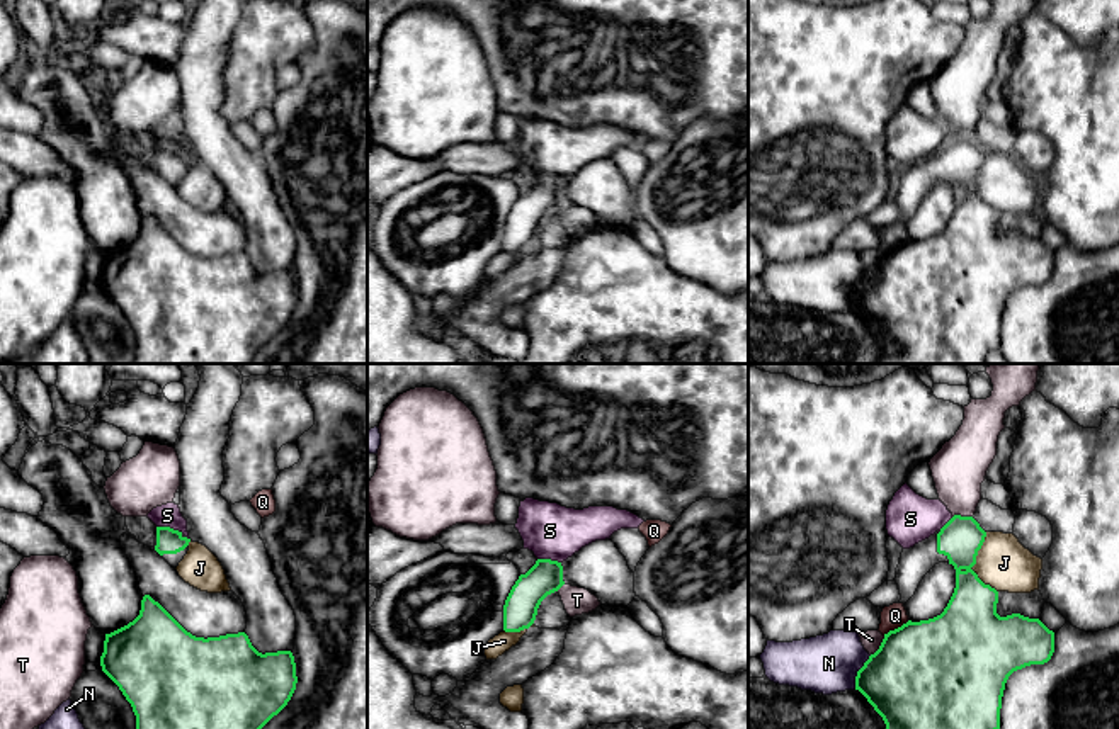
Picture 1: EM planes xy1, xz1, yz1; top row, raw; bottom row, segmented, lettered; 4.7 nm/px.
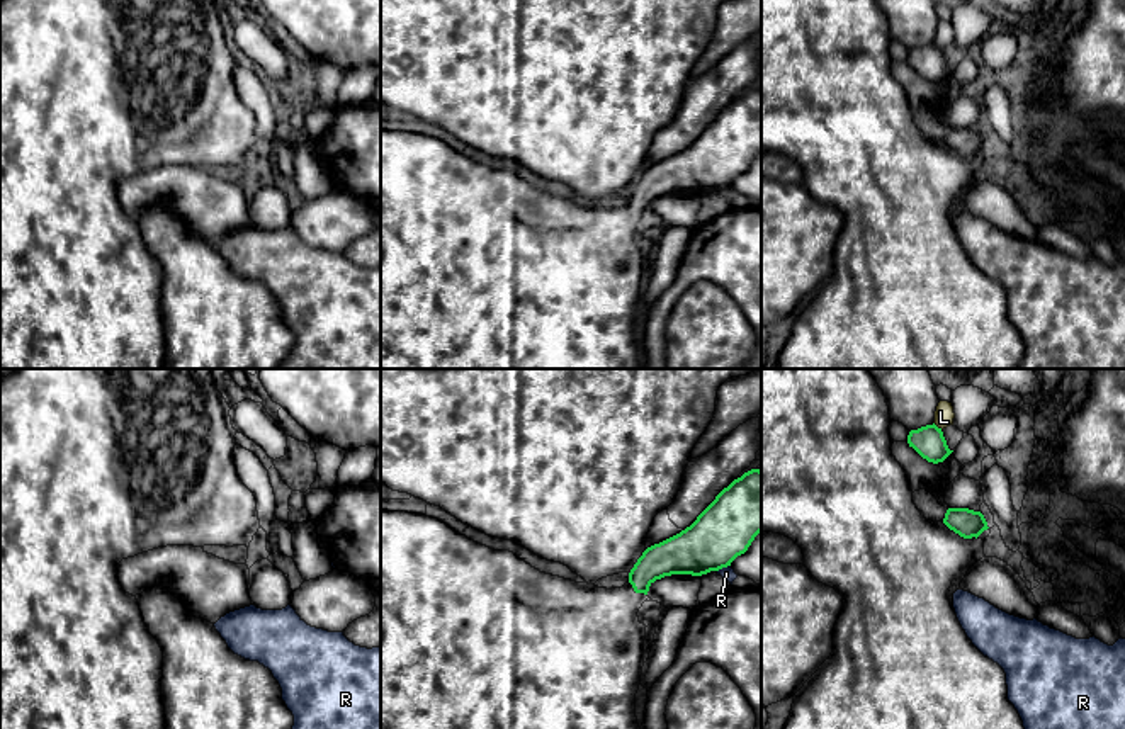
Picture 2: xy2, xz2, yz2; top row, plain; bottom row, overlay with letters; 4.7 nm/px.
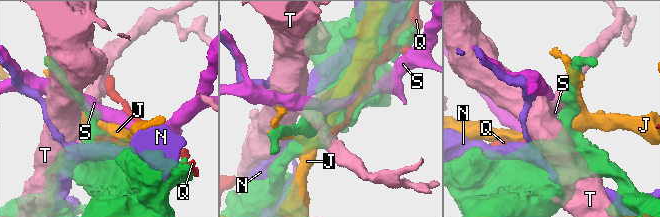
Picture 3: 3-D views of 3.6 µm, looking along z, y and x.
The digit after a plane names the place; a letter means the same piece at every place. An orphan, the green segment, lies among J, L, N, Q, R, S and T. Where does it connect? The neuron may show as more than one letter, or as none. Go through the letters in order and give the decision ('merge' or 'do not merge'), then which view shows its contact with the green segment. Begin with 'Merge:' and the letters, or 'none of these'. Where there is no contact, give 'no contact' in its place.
Merge: none of these
J: do not merge; meets green in yz1
L: do not merge; meets green in yz2
N: do not merge; meets green in yz1
Q: do not merge; meets green in yz1
R: do not merge; meets green in xz2
S: do not merge; meets green in xy1
T: do not merge; meets green in yz1

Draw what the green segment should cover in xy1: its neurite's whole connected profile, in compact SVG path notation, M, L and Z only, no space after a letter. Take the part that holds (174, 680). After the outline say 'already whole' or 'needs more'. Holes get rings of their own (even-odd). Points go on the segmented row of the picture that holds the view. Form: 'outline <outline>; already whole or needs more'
outline M150 595L133 622L105 634L100 666L131 704L136 729L262 729L298 683L291 651L262 654L245 632L196 637Z; already whole

